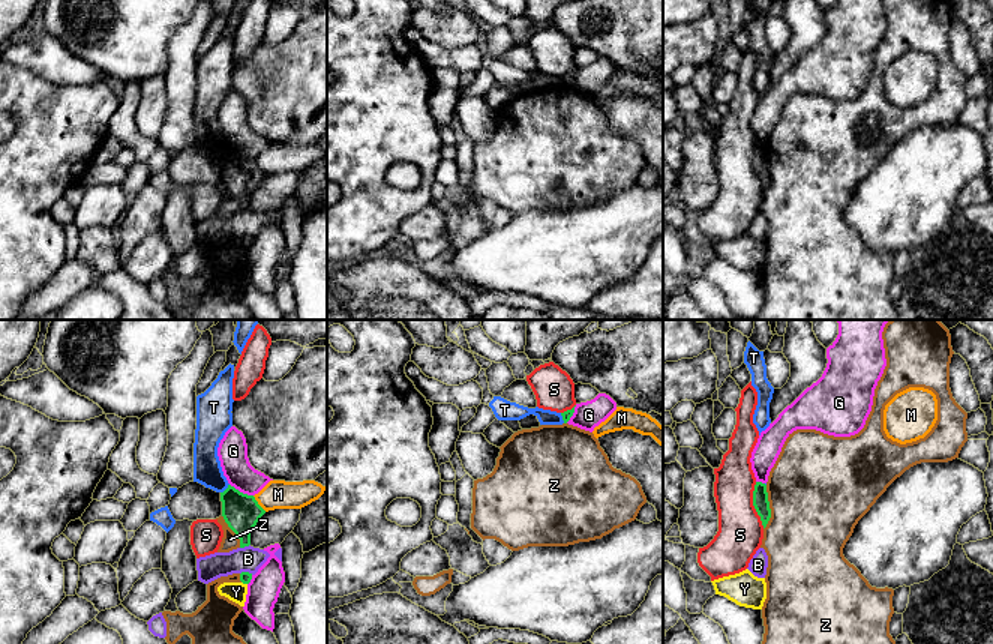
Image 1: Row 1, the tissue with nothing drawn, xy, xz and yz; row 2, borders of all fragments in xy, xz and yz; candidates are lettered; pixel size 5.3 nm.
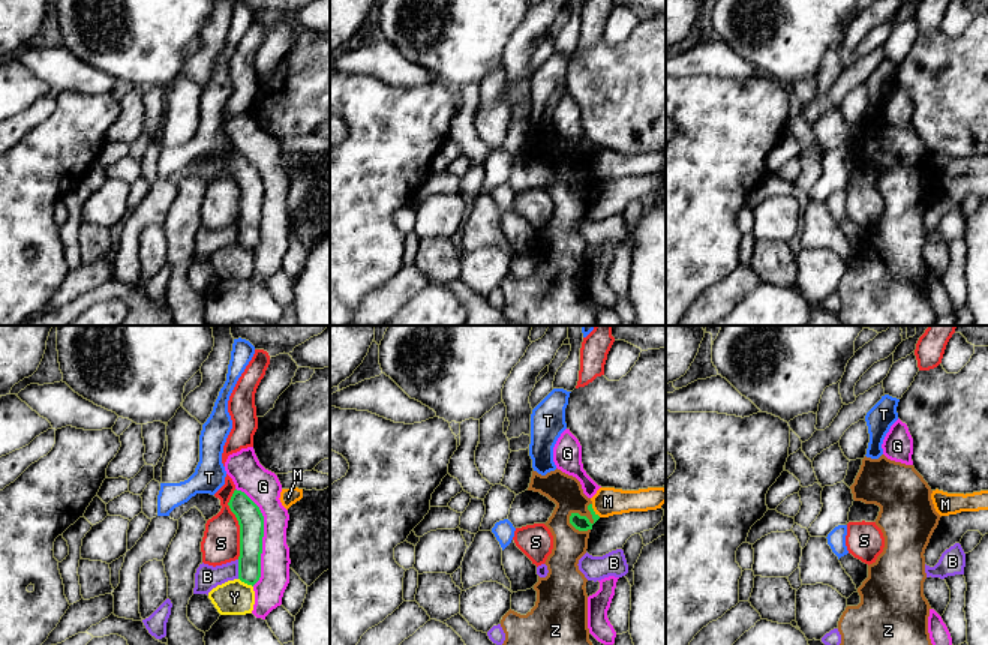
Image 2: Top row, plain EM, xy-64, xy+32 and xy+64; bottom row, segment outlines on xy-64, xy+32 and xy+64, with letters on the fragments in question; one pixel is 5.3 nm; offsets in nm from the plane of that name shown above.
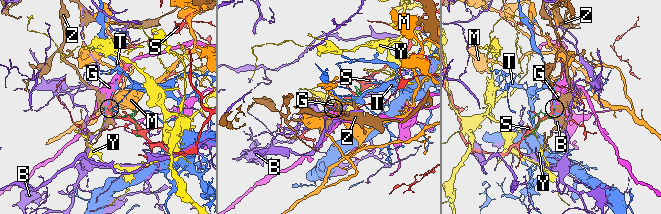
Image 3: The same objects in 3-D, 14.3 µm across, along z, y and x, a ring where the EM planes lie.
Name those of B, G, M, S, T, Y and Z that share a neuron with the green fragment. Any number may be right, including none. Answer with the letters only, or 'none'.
none

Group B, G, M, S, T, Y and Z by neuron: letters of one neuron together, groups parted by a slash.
B / G / M / S / T / Y / Z

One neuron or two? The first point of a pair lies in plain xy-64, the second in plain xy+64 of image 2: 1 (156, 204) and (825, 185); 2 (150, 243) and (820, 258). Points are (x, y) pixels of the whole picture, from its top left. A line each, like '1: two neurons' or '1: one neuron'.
1: two neurons
2: one neuron

